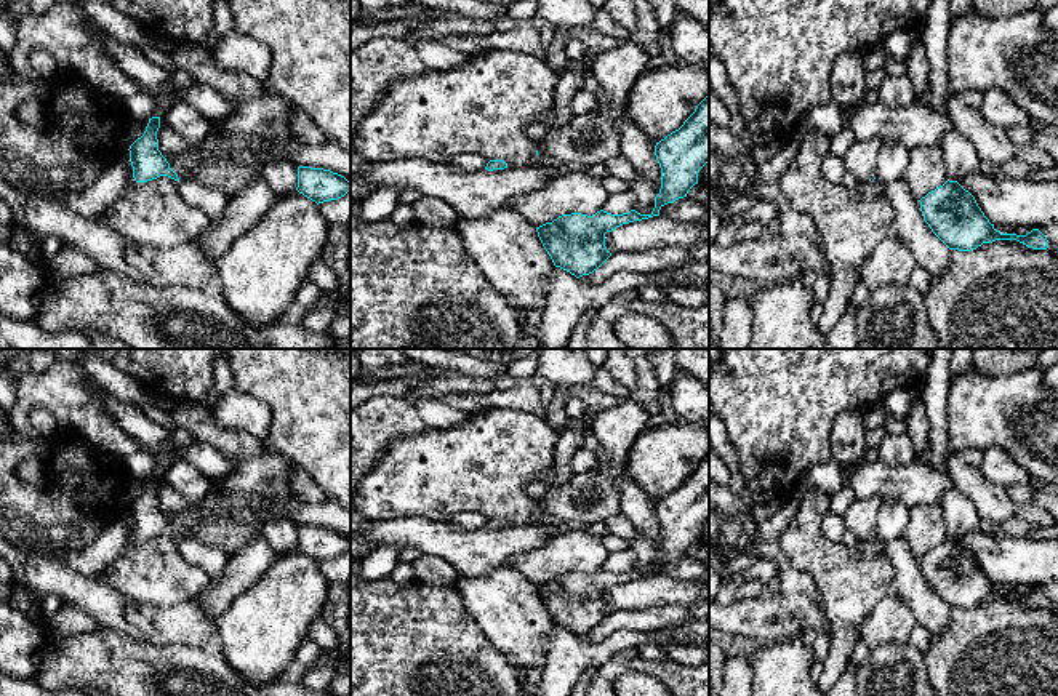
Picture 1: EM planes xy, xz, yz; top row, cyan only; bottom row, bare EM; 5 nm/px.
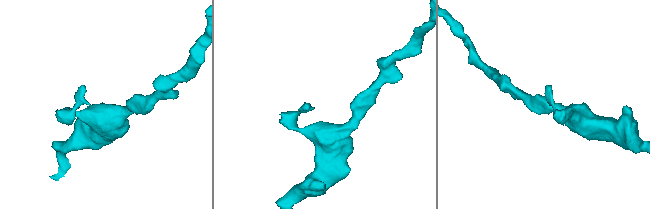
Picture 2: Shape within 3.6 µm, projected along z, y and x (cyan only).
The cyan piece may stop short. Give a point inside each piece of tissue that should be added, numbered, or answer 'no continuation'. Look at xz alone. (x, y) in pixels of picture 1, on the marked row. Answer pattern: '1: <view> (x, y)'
no continuation

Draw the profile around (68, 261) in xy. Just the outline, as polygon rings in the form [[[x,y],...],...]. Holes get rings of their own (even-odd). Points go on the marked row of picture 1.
[[[72,246],[61,250],[45,261],[45,275],[48,280],[70,278],[99,270],[91,258]]]

